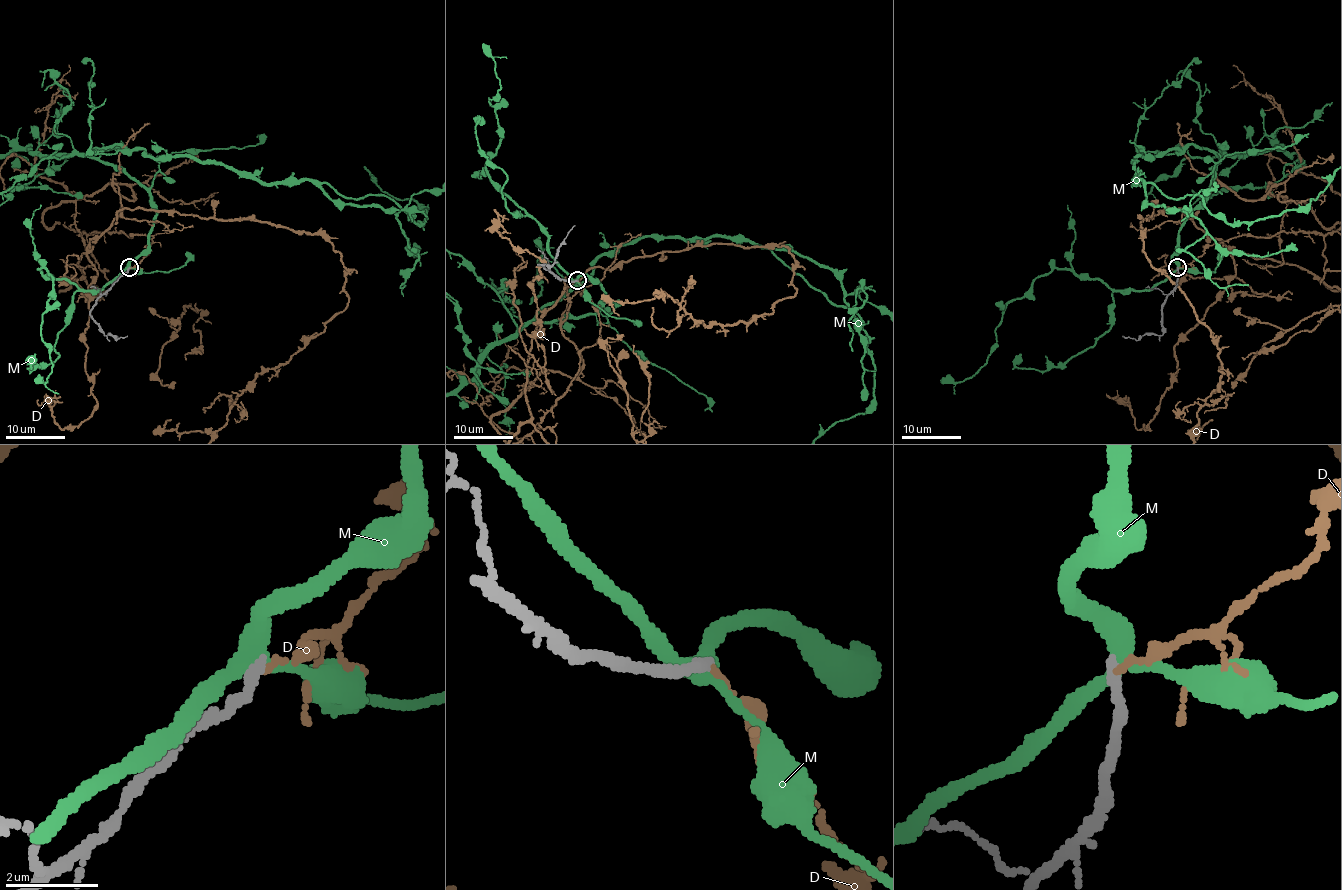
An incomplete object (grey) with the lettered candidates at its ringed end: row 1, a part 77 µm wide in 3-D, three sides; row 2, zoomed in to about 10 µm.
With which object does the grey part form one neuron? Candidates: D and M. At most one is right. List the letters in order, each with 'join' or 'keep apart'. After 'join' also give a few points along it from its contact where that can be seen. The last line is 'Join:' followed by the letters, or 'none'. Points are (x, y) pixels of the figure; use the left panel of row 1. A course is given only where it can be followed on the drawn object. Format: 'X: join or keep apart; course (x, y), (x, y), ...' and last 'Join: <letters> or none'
D: keep apart
M: keep apart
Join: none

